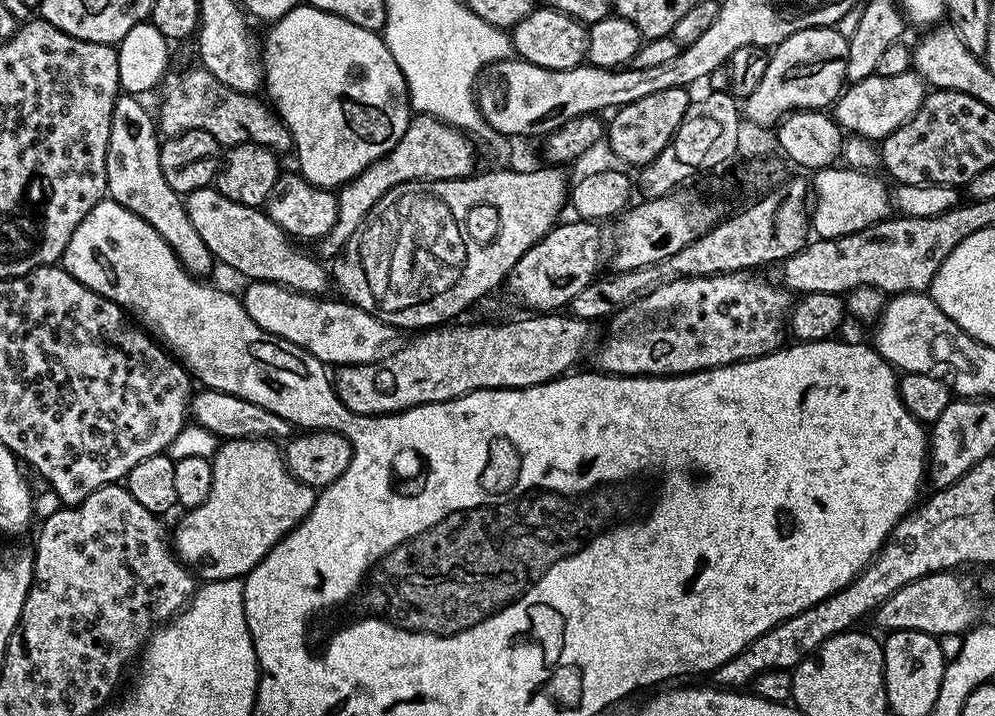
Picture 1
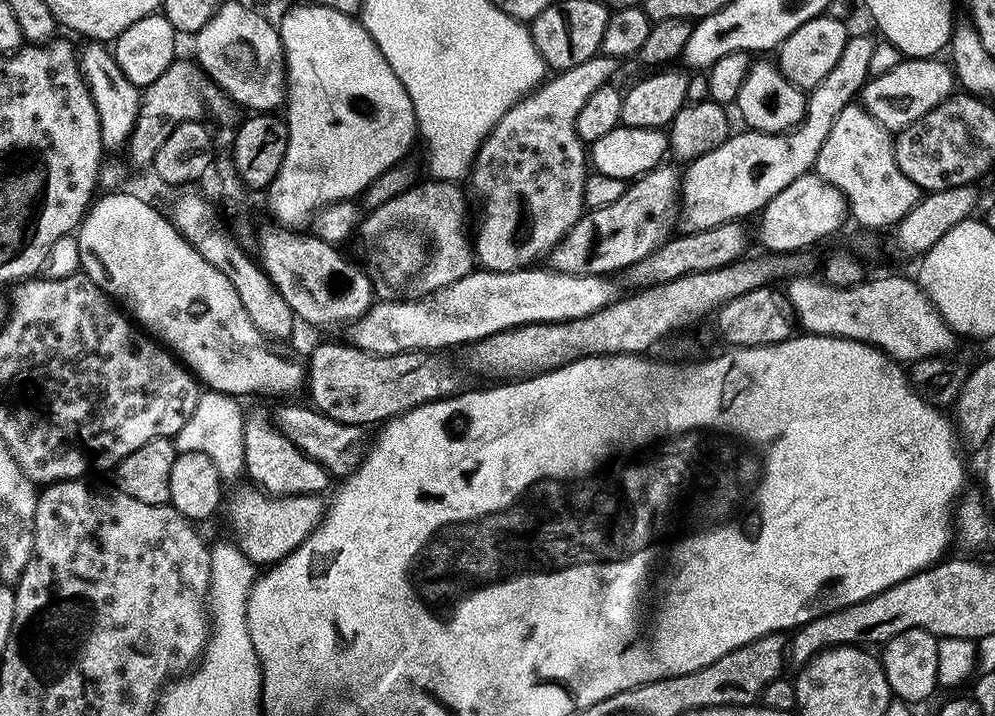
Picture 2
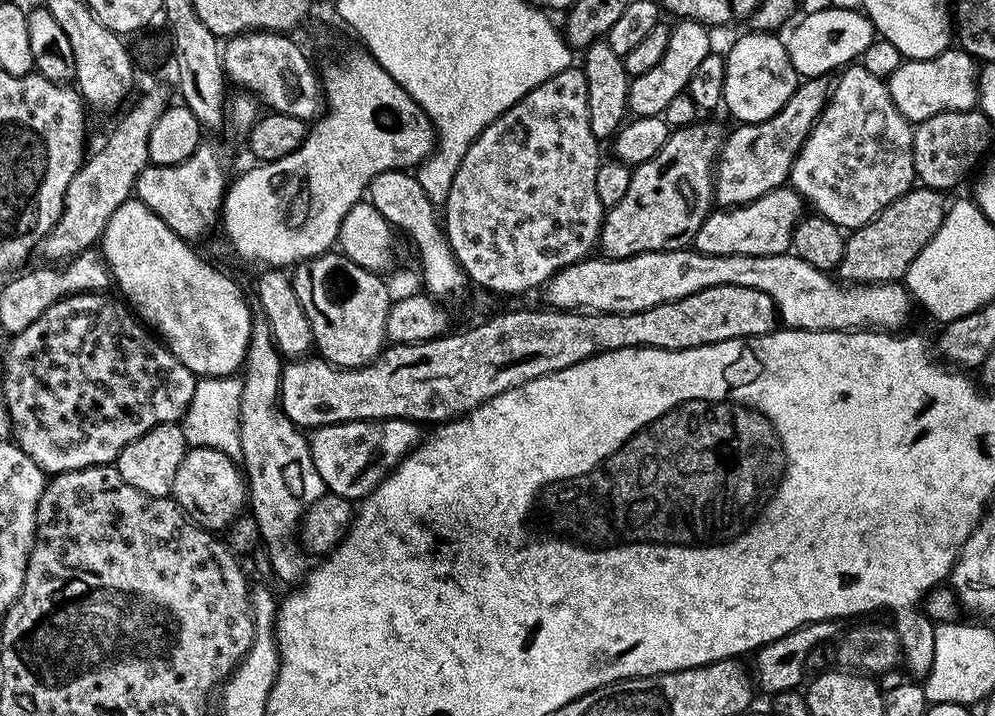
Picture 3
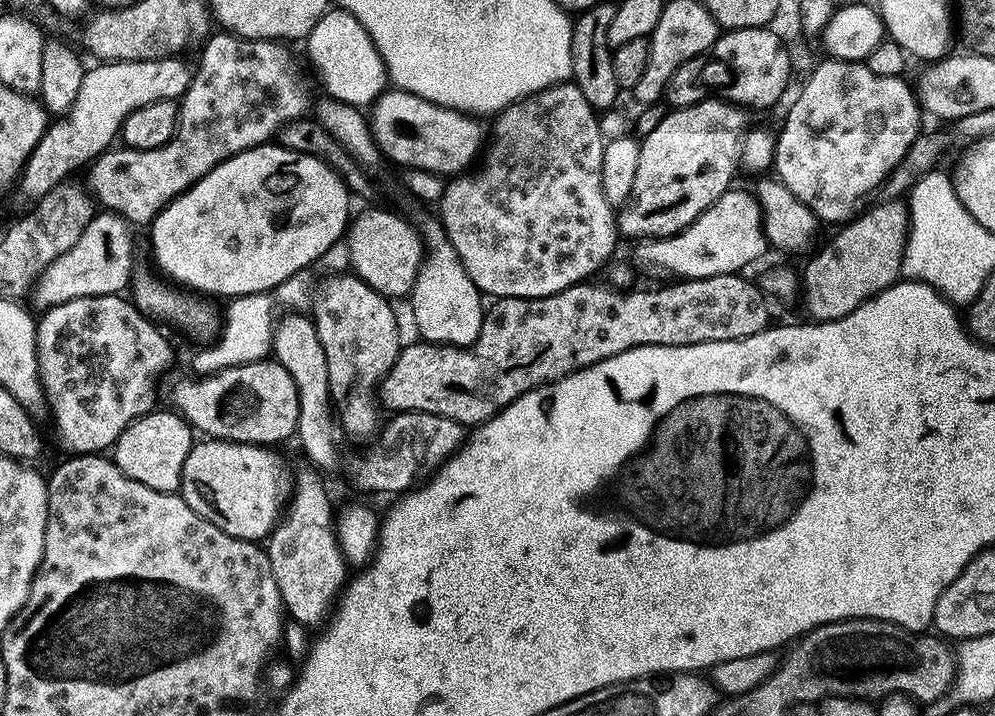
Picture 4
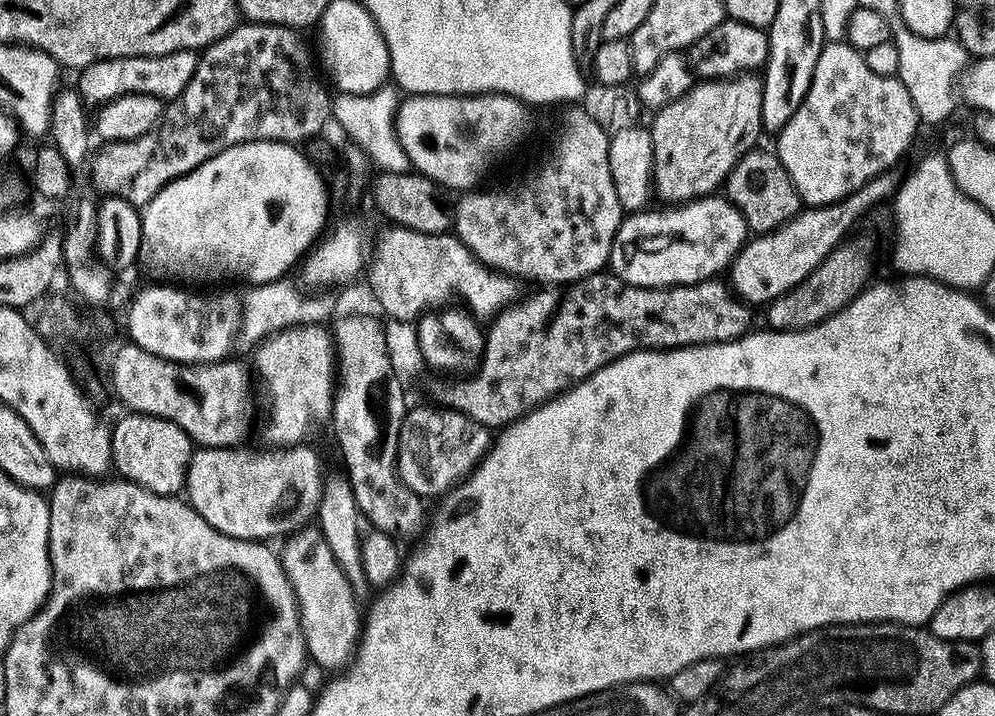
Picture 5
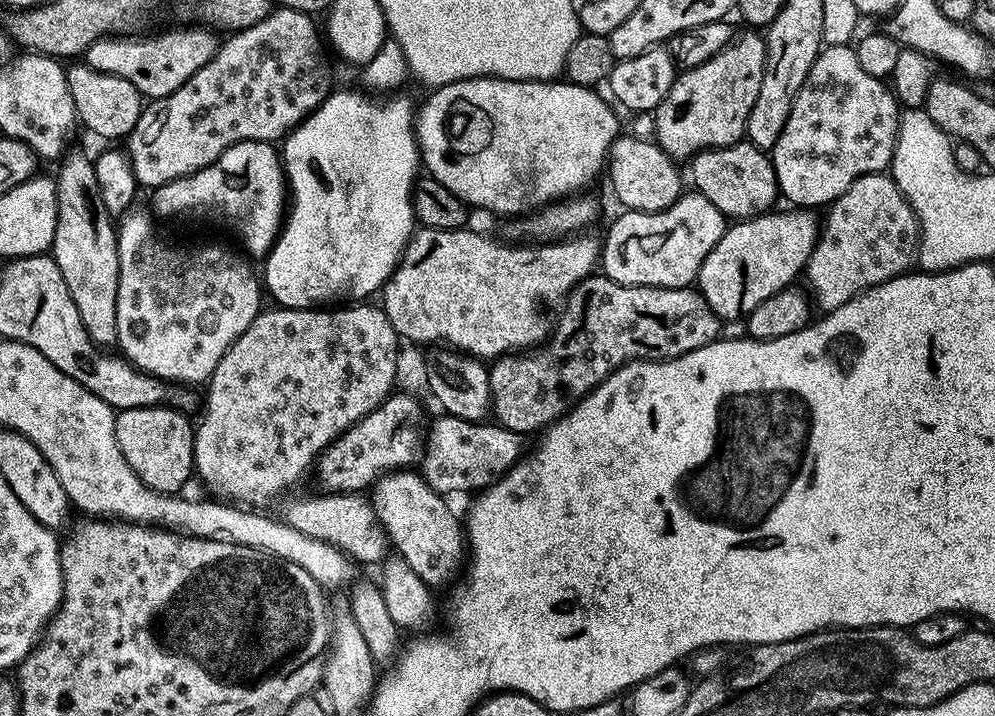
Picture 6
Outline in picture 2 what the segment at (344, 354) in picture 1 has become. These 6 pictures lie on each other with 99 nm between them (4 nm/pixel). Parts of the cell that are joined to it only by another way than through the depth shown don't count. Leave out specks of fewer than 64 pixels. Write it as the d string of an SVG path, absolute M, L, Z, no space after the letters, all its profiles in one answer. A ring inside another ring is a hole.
M546 266L519 268L513 272L473 270L467 276L442 290L415 300L380 300L373 303L366 315L351 325L351 343L363 352L376 356L393 356L403 352L436 352L448 350L455 344L471 346L476 341L504 332L507 328L520 328L523 324L560 324L563 320L586 318L618 299L616 284L611 275L583 276L554 272Z

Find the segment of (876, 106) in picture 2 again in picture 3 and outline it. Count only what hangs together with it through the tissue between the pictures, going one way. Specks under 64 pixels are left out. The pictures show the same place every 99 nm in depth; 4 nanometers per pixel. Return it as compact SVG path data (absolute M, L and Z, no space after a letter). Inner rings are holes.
M949 46L945 52L934 58L926 58L925 60L905 59L898 66L898 70L894 70L894 74L887 77L886 83L890 98L897 110L909 122L919 122L934 114L976 108L978 104L976 95L977 75L977 61L959 47Z

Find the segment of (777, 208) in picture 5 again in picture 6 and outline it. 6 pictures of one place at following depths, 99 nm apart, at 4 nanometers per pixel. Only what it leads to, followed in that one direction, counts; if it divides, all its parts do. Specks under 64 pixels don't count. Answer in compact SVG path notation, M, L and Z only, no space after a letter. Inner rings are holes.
M745 138L728 148L705 148L691 157L692 184L695 191L714 202L721 217L747 218L762 215L764 205L764 180L771 181L775 174L769 153Z

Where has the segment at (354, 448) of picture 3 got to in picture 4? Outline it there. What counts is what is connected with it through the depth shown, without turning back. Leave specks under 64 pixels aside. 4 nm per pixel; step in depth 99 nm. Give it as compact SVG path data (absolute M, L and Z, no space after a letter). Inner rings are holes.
M397 412L391 419L389 424L387 421L379 429L378 435L367 445L369 448L348 464L353 482L364 492L403 494L425 483L437 468L441 468L466 443L465 425L438 414Z

